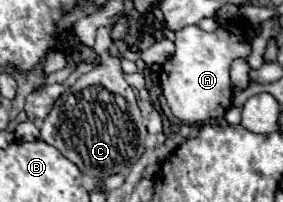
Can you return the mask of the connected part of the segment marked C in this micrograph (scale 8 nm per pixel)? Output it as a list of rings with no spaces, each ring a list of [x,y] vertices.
[[[99,27],[93,49],[99,53],[101,65],[83,75],[69,91],[59,97],[47,119],[41,123],[41,139],[59,149],[91,179],[105,179],[107,175],[121,173],[137,163],[145,151],[147,129],[137,107],[137,97],[123,79],[121,63],[109,53],[111,39],[105,27]]]

